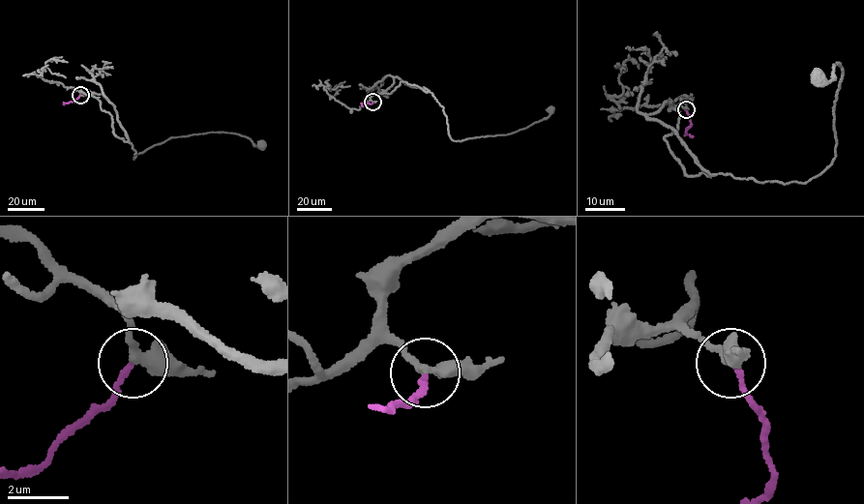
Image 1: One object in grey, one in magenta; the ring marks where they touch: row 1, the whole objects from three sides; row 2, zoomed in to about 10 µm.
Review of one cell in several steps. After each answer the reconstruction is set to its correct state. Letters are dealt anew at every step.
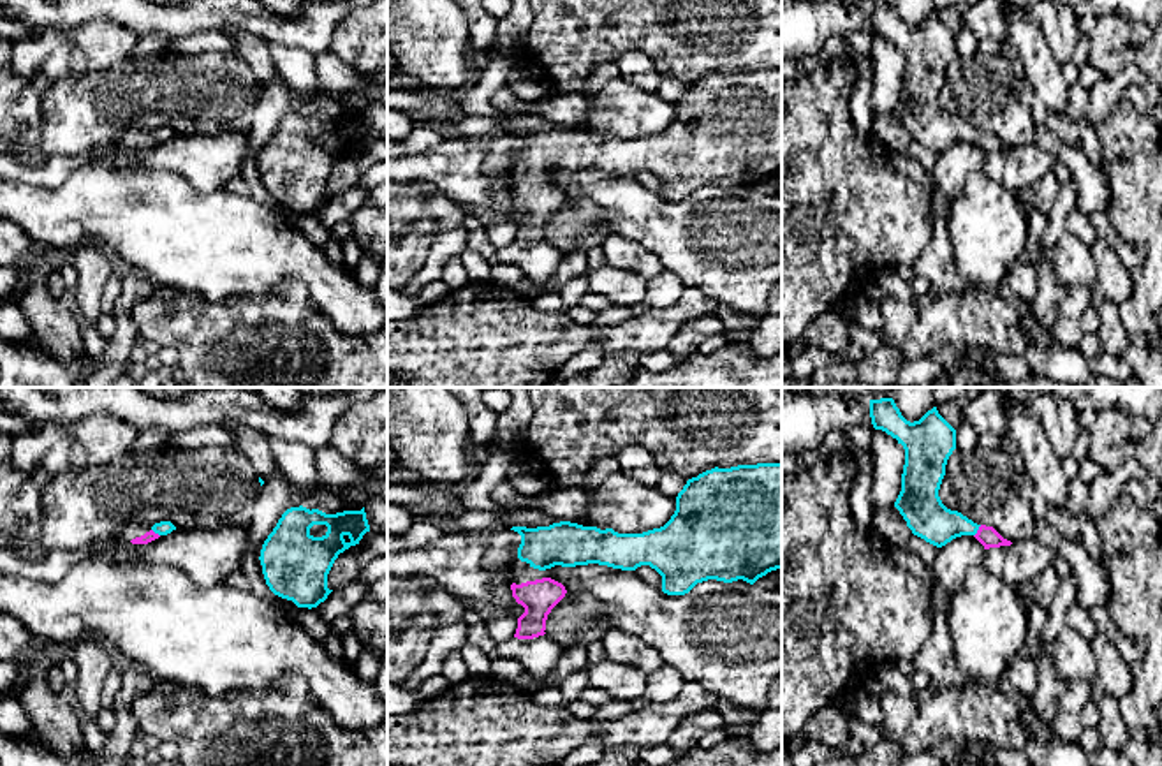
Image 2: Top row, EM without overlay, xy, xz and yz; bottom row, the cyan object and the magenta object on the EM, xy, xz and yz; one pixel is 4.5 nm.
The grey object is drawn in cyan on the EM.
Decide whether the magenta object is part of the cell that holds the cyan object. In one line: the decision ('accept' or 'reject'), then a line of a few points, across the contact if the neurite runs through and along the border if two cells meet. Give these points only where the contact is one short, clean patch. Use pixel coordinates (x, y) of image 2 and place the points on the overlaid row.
accept; line yz (926, 516), (937, 525), (978, 529), (986, 536)

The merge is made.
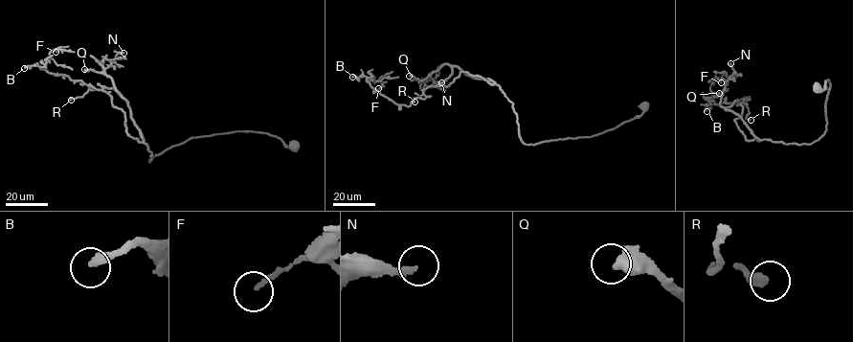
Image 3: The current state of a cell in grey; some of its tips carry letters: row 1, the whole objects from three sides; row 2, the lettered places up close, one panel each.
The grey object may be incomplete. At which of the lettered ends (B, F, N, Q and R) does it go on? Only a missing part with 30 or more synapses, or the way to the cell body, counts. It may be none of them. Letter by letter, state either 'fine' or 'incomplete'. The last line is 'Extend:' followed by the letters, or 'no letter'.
B: incomplete
F: fine
N: fine
Q: incomplete
R: fine
Extend: B, Q

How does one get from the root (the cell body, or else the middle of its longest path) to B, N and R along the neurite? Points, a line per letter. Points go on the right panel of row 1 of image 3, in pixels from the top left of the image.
B: (818, 86), (830, 83), (826, 129), (809, 145), (748, 141), (734, 120), (745, 98), (707, 104), (707, 111)
N: (818, 86), (830, 83), (824, 134), (809, 145), (760, 140), (720, 105), (734, 71), (730, 63)
R: (818, 86), (830, 83), (826, 129), (811, 144), (748, 141), (734, 120), (742, 116), (739, 102), (751, 120)

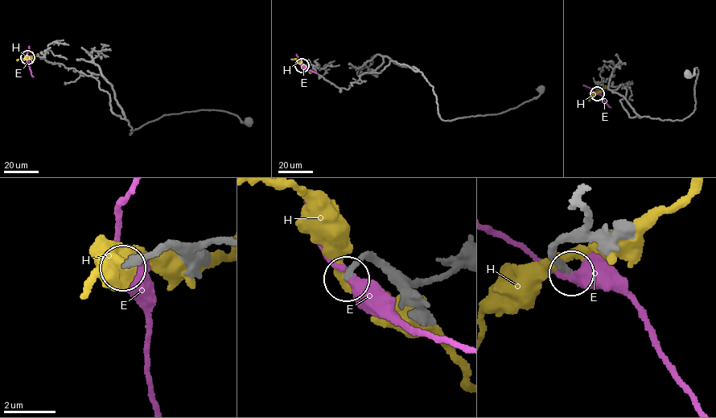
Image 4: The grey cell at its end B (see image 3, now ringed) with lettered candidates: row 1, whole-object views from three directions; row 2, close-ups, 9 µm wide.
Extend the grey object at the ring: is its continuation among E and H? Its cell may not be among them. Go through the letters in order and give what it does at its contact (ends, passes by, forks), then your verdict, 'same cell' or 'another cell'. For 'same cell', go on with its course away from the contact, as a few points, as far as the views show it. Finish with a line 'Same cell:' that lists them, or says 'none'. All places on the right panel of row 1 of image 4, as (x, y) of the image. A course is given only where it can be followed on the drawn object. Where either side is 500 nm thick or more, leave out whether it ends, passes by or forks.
E: it passes by; another cell
H: it passes by; another cell
Same cell: none

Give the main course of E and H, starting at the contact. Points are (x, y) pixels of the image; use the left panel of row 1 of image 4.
E: (27, 57), (33, 76)
H: (27, 56), (16, 60)

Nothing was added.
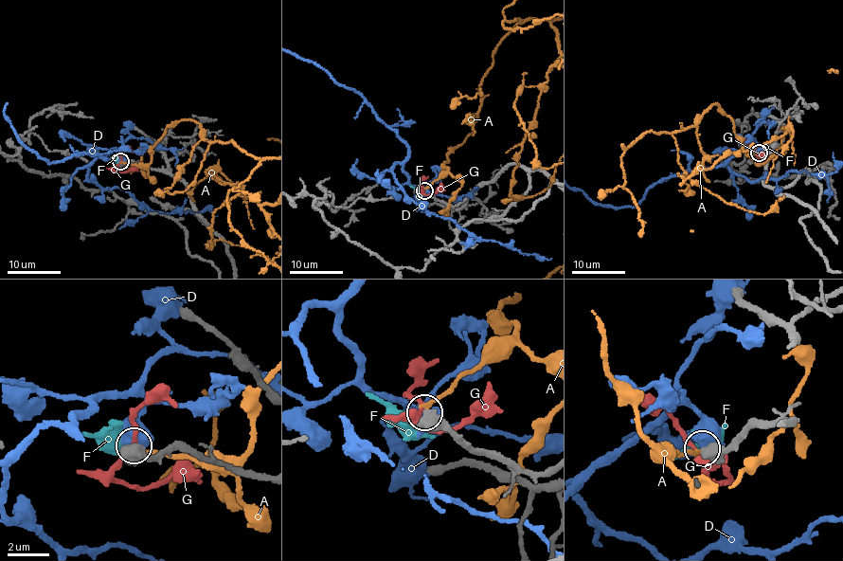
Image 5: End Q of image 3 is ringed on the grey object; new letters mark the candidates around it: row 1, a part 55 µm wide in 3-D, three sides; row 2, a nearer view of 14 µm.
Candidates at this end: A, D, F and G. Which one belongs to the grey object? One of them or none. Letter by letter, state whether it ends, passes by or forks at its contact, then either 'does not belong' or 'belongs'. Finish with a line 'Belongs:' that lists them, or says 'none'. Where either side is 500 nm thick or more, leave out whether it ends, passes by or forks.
A: does not belong
D: does not belong
F: does not belong
G: does not belong
Belongs: none

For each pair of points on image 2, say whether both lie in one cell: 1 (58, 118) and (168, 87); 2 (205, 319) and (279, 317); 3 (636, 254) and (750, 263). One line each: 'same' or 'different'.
1: same
2: same
3: different

